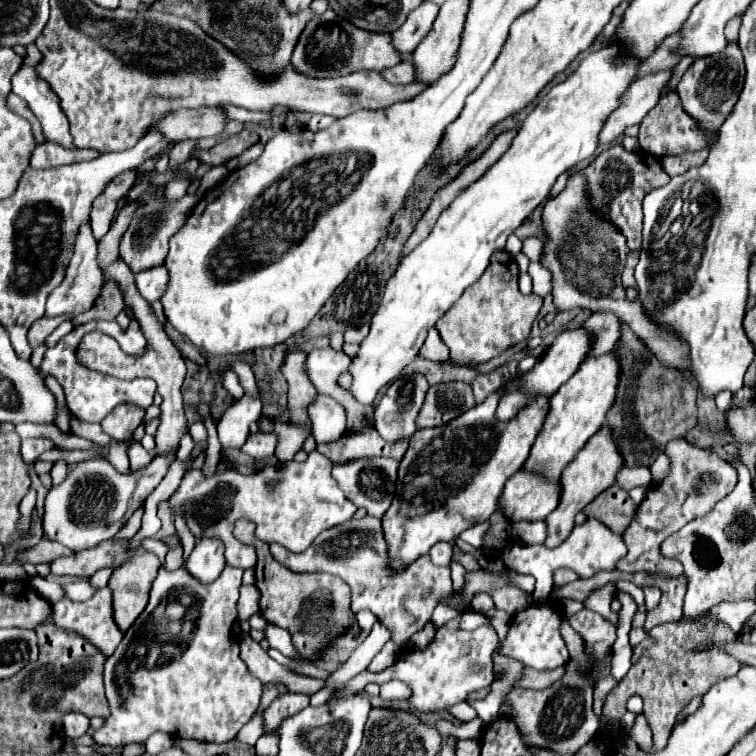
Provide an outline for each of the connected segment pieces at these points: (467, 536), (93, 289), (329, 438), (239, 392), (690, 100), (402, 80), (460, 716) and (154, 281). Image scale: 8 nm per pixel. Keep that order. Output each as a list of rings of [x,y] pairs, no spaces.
[[[481,522],[481,524],[475,524],[471,528],[467,528],[465,532],[461,532],[461,540],[465,540],[467,544],[471,544],[473,548],[481,550],[483,548],[483,536],[487,532],[487,522]]]
[[[85,222],[75,238],[75,254],[71,258],[71,264],[67,268],[67,276],[61,282],[61,286],[57,286],[49,298],[47,298],[47,316],[59,316],[59,314],[83,314],[87,312],[93,304],[95,298],[99,296],[101,290],[101,270],[97,268],[97,240],[91,234],[91,226],[89,222]]]
[[[317,394],[311,408],[307,408],[307,412],[309,412],[313,436],[317,442],[333,442],[343,434],[345,422],[347,422],[345,410],[331,396]]]
[[[221,368],[221,380],[223,380],[223,388],[231,394],[233,400],[239,400],[243,396],[243,388],[239,384],[239,378],[229,370],[229,368]]]
[[[729,42],[729,46],[721,54],[709,58],[697,58],[683,74],[677,90],[687,114],[691,114],[705,130],[717,132],[731,114],[735,102],[739,100],[743,82],[745,82],[745,64],[741,50],[735,42]]]
[[[403,60],[397,66],[383,70],[383,78],[391,84],[409,84],[415,82],[415,68],[411,68],[411,60]]]
[[[459,702],[459,704],[451,706],[451,708],[447,708],[447,714],[451,714],[451,716],[457,718],[457,720],[463,720],[463,722],[473,720],[473,718],[477,716],[477,712],[475,712],[469,704],[465,704],[465,702]]]
[[[155,266],[135,274],[137,290],[147,302],[155,302],[163,296],[163,292],[167,290],[167,280],[169,280],[169,272],[165,266]]]

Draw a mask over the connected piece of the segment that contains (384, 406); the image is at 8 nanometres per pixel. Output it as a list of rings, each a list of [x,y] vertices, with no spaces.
[[[421,374],[411,378],[397,378],[385,390],[375,408],[375,430],[387,442],[411,438],[417,430],[415,418],[421,410],[429,384]]]

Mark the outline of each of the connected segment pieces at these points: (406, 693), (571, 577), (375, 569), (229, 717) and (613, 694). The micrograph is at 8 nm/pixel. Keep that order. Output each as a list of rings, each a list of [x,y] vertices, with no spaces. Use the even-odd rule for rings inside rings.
[[[391,680],[380,686],[380,697],[386,701],[408,700],[410,696],[410,688],[402,681]]]
[[[559,570],[559,572],[555,572],[555,576],[553,576],[555,586],[565,586],[565,584],[569,584],[569,582],[575,582],[575,580],[579,580],[579,574],[577,574],[577,572],[571,572],[571,570]]]
[[[365,516],[363,520],[353,518],[321,532],[321,536],[301,554],[293,554],[279,544],[271,544],[271,554],[279,564],[295,572],[329,572],[343,578],[343,582],[351,588],[353,612],[371,608],[379,622],[391,630],[391,640],[399,646],[427,624],[437,604],[453,596],[449,568],[433,566],[429,556],[421,556],[401,570],[391,568],[381,520],[371,516]]]
[[[145,538],[143,540],[143,548],[157,554],[159,556],[159,574],[155,578],[155,582],[151,588],[151,598],[149,604],[145,608],[145,612],[135,620],[135,624],[125,632],[121,644],[117,646],[117,650],[113,652],[111,658],[107,658],[105,668],[103,668],[103,684],[105,684],[105,696],[109,700],[109,708],[111,708],[111,716],[105,718],[105,724],[93,732],[93,740],[99,746],[125,746],[131,742],[145,742],[151,734],[155,732],[165,732],[165,734],[175,734],[177,738],[191,738],[191,740],[201,740],[201,742],[225,742],[225,740],[233,740],[237,736],[237,732],[251,720],[251,716],[257,712],[259,702],[261,702],[261,694],[263,694],[263,682],[259,678],[255,678],[247,664],[239,658],[239,646],[235,646],[235,638],[231,634],[231,624],[237,620],[237,600],[239,600],[239,588],[241,588],[241,576],[243,576],[243,568],[233,568],[233,566],[225,566],[225,570],[221,572],[221,576],[211,582],[211,584],[199,584],[199,580],[195,580],[187,570],[179,568],[179,570],[165,570],[165,554],[167,554],[167,546],[163,542],[157,542],[153,538]],[[173,588],[185,588],[189,594],[197,596],[197,604],[201,610],[201,618],[197,618],[197,624],[193,628],[191,640],[185,646],[185,650],[181,650],[181,654],[175,658],[165,660],[163,666],[153,666],[147,668],[145,666],[145,658],[139,658],[139,642],[137,636],[139,632],[143,632],[145,624],[151,622],[151,614],[153,610],[169,600],[169,592]]]
[[[701,616],[699,620],[693,620],[693,622],[683,618],[681,622],[675,622],[675,624],[655,626],[649,632],[653,646],[645,648],[641,658],[631,666],[627,676],[609,692],[609,696],[605,700],[603,716],[613,718],[613,720],[621,720],[621,716],[625,716],[625,712],[627,712],[627,700],[633,694],[639,694],[643,698],[643,714],[653,730],[653,748],[649,750],[649,754],[657,752],[659,748],[665,748],[669,734],[671,734],[671,728],[673,728],[673,722],[675,722],[675,716],[683,710],[683,706],[691,698],[707,692],[711,688],[711,684],[733,676],[741,668],[741,664],[737,660],[729,658],[721,650],[693,652],[693,646],[707,636],[715,636],[715,640],[739,638],[727,626],[717,624],[717,622],[707,622],[703,626],[701,624],[703,620],[705,620],[705,616]]]

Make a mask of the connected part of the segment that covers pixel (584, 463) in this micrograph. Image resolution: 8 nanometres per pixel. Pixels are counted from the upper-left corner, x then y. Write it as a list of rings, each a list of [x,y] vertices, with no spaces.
[[[605,424],[595,436],[589,438],[583,450],[575,456],[575,460],[571,460],[571,464],[567,464],[567,468],[561,474],[561,484],[563,484],[561,500],[559,506],[547,516],[547,528],[549,528],[545,540],[547,548],[559,546],[571,534],[571,528],[575,526],[573,522],[575,514],[581,512],[599,492],[615,484],[615,474],[619,472],[621,466],[623,466],[623,456],[619,456],[619,448],[615,448],[615,440],[611,440],[611,428],[607,428]]]

